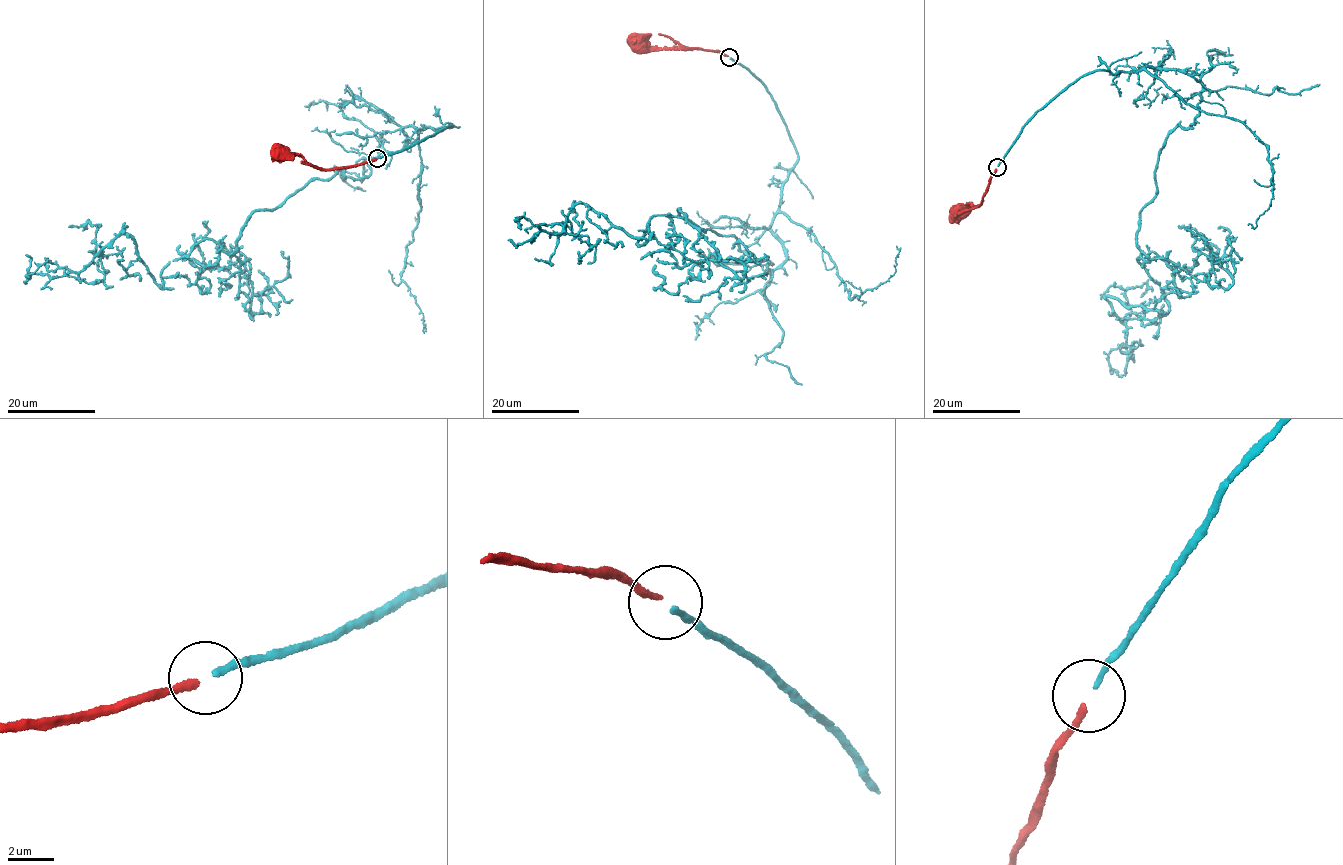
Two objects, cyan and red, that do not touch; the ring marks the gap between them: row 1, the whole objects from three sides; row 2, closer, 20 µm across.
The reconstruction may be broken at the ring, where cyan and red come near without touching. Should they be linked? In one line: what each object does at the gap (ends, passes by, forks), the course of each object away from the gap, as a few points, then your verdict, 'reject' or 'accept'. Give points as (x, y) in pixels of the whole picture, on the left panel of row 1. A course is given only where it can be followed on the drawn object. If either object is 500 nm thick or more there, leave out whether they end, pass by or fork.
cyan ends; red ends; course cyan (379, 157), (452, 126), (313, 178), (162, 288), (131, 236), (77, 277), (25, 255); course red (376, 159), (331, 169), (310, 166), (301, 156), (289, 154), (283, 158), (279, 152); accept

